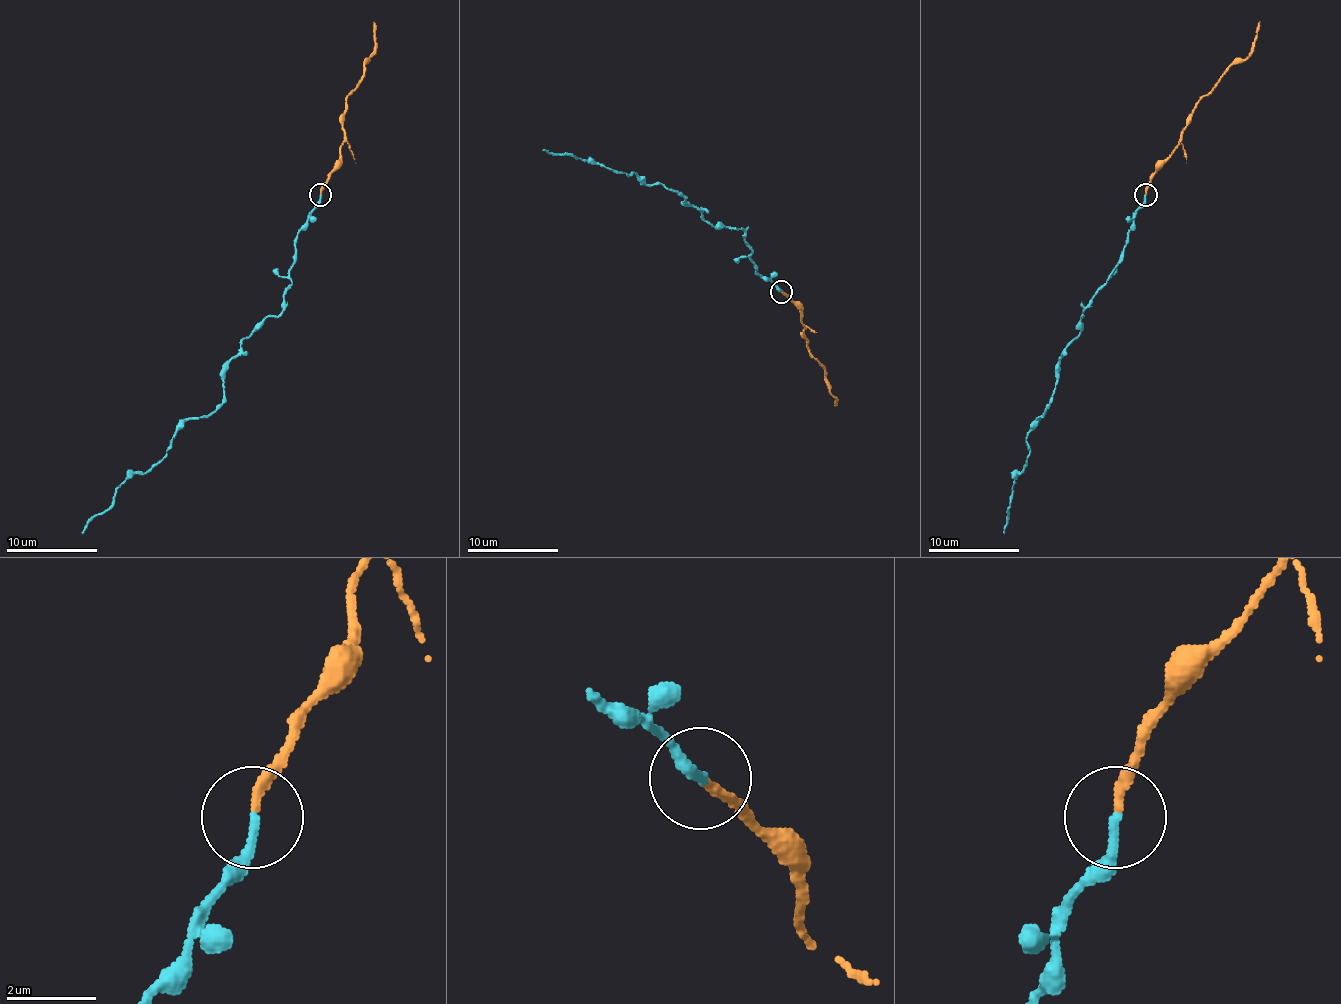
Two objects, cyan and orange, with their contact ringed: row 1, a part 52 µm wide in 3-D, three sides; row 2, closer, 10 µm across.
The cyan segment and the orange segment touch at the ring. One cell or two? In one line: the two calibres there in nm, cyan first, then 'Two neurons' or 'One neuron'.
Thickness 200 nm (cyan) against 200 nm. Two neurons

